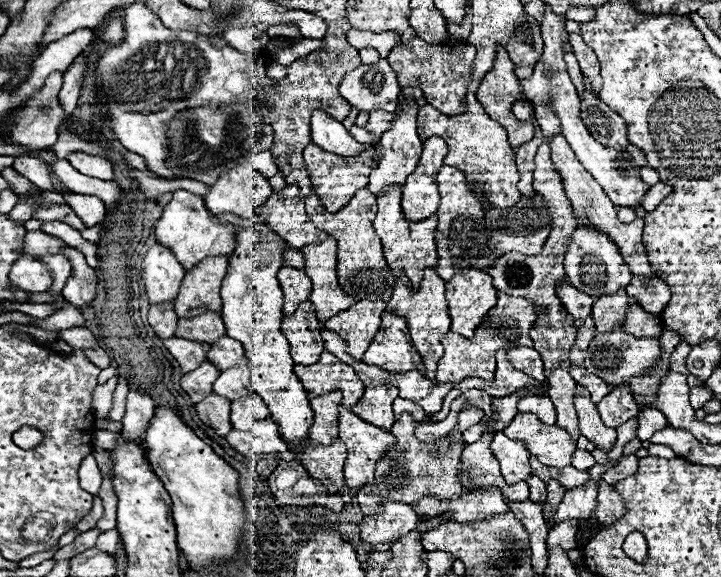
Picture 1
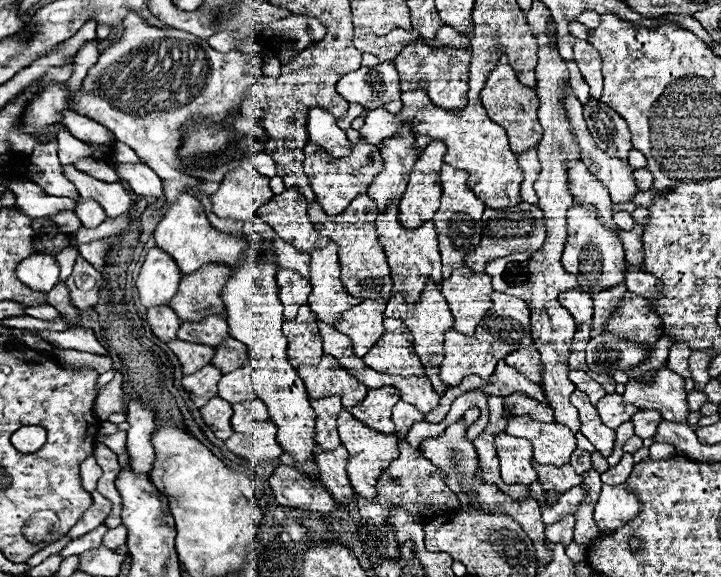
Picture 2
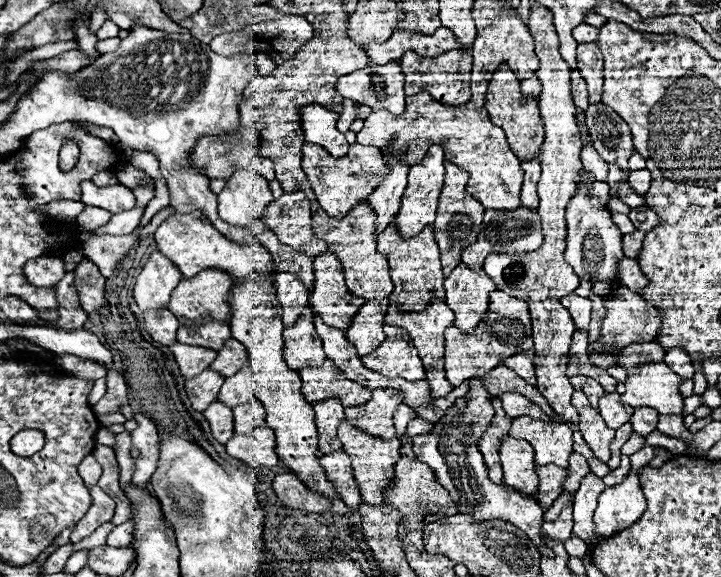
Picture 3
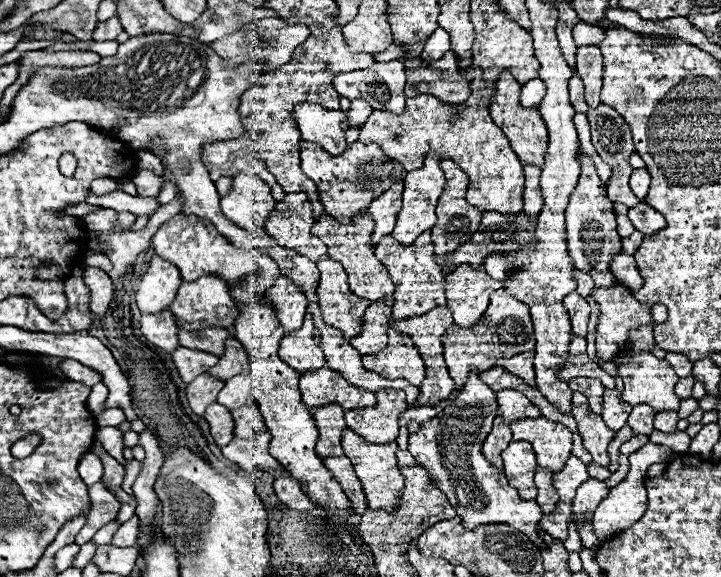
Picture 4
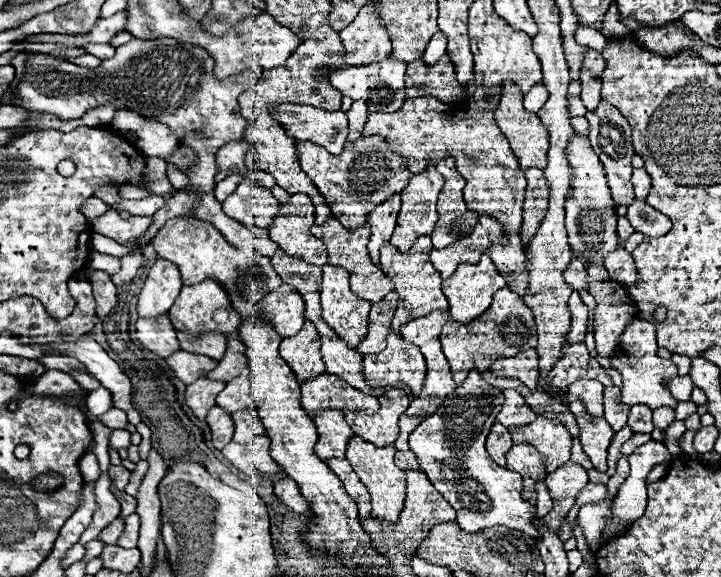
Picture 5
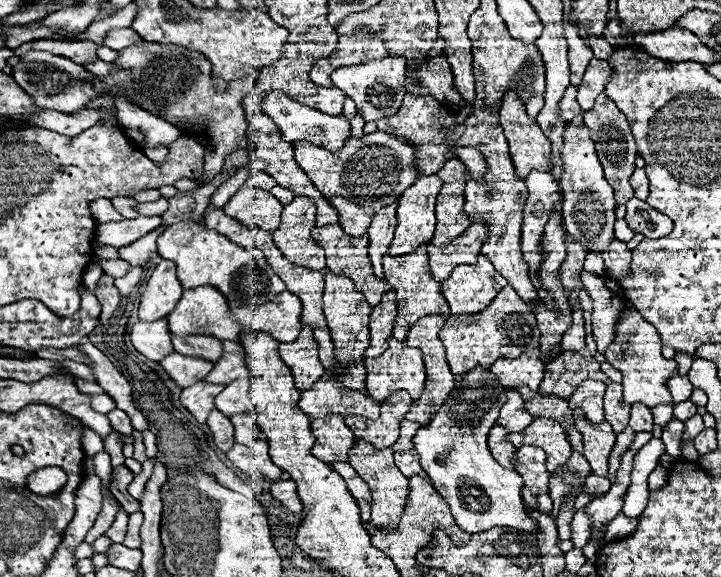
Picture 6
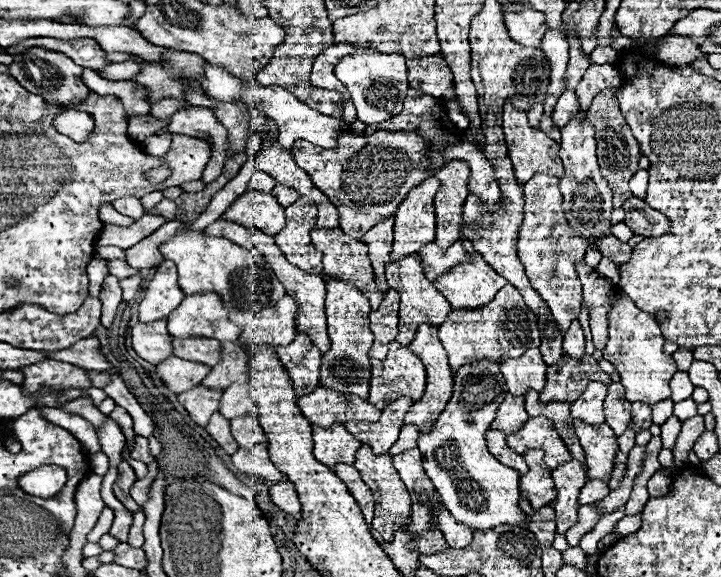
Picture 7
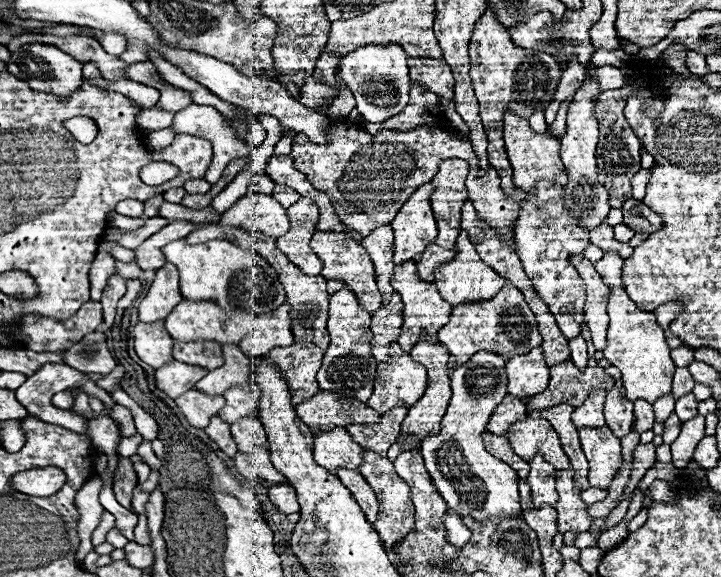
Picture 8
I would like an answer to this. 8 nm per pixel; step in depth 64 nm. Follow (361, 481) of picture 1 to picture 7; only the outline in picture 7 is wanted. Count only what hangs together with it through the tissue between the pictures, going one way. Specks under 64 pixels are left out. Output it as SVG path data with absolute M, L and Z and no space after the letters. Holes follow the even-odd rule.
M360 446L356 452L356 462L354 462L356 470L362 474L364 482L370 486L374 500L376 500L376 510L374 510L374 520L372 520L372 528L382 536L382 540L392 540L394 534L410 524L410 514L412 514L412 502L408 496L408 490L404 486L404 482L400 480L400 474L394 470L392 466L392 456L390 454L372 454L370 446Z

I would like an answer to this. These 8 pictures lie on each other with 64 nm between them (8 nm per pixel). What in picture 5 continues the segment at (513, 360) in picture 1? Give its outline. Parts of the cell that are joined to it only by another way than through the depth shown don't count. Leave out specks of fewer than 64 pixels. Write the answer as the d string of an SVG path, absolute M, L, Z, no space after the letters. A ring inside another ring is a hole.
M526 350L516 354L514 358L498 358L490 366L490 372L494 372L498 378L516 378L524 382L530 390L536 390L540 380L538 354L536 350Z

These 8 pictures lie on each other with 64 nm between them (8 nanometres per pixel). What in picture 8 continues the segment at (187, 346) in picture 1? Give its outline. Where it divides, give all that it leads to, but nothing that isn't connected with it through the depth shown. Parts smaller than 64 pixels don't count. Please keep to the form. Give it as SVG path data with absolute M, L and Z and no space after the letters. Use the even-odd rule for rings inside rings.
M172 360L170 364L162 366L156 370L154 378L156 378L156 386L168 394L170 398L178 398L180 394L188 392L190 388L194 388L194 384L204 378L208 374L206 368L200 366L188 366L182 362Z

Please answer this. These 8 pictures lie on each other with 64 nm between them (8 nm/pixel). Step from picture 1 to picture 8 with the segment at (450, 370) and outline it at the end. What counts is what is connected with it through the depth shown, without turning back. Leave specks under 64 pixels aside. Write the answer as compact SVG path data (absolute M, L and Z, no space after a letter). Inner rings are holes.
M510 282L490 300L458 304L452 310L450 322L440 330L440 342L448 348L452 356L456 356L456 364L470 360L478 350L494 350L506 358L514 354L526 354L526 350L538 348L542 344L542 336L536 328L536 318L530 306L526 304L522 292Z

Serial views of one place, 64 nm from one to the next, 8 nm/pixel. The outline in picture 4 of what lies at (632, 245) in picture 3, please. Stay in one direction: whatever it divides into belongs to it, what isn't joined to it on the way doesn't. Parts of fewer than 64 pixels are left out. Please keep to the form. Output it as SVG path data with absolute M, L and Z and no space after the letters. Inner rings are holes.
M634 232L628 238L624 238L624 254L634 254L634 250L638 250L638 246L642 244L642 238L642 232Z

